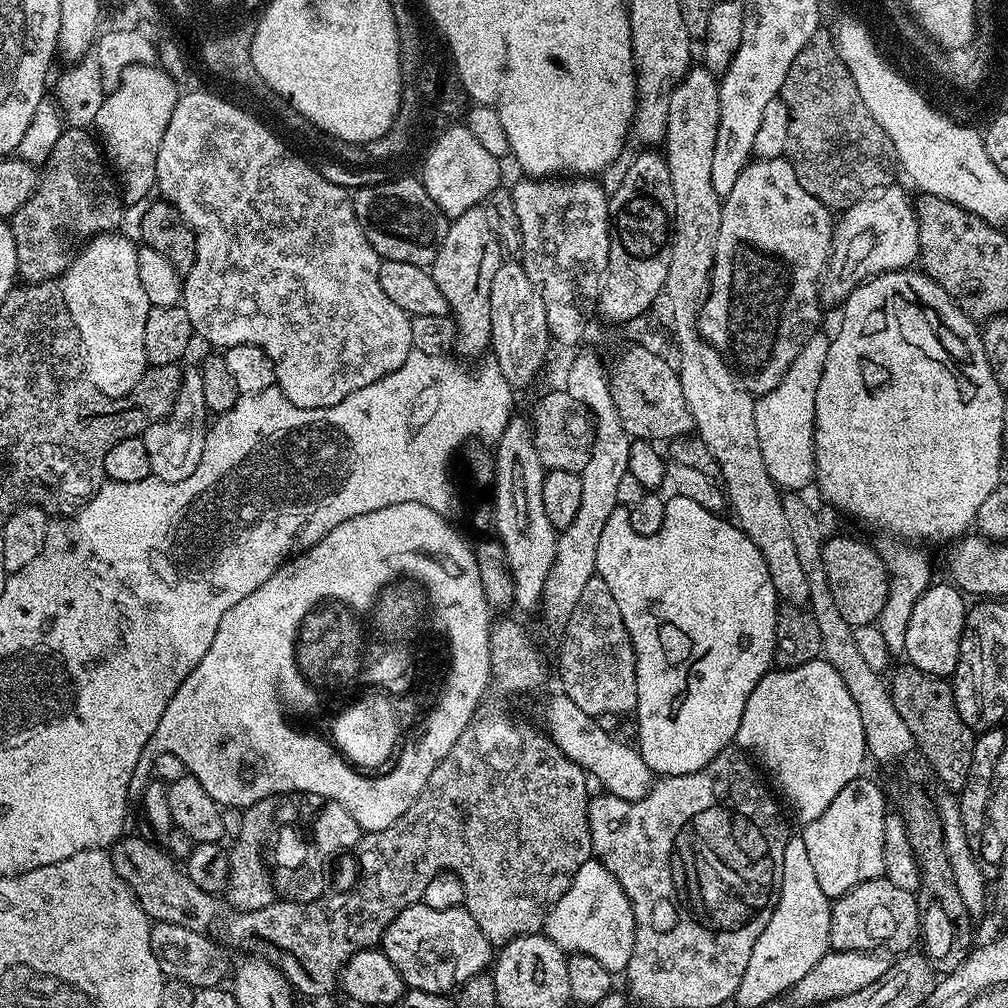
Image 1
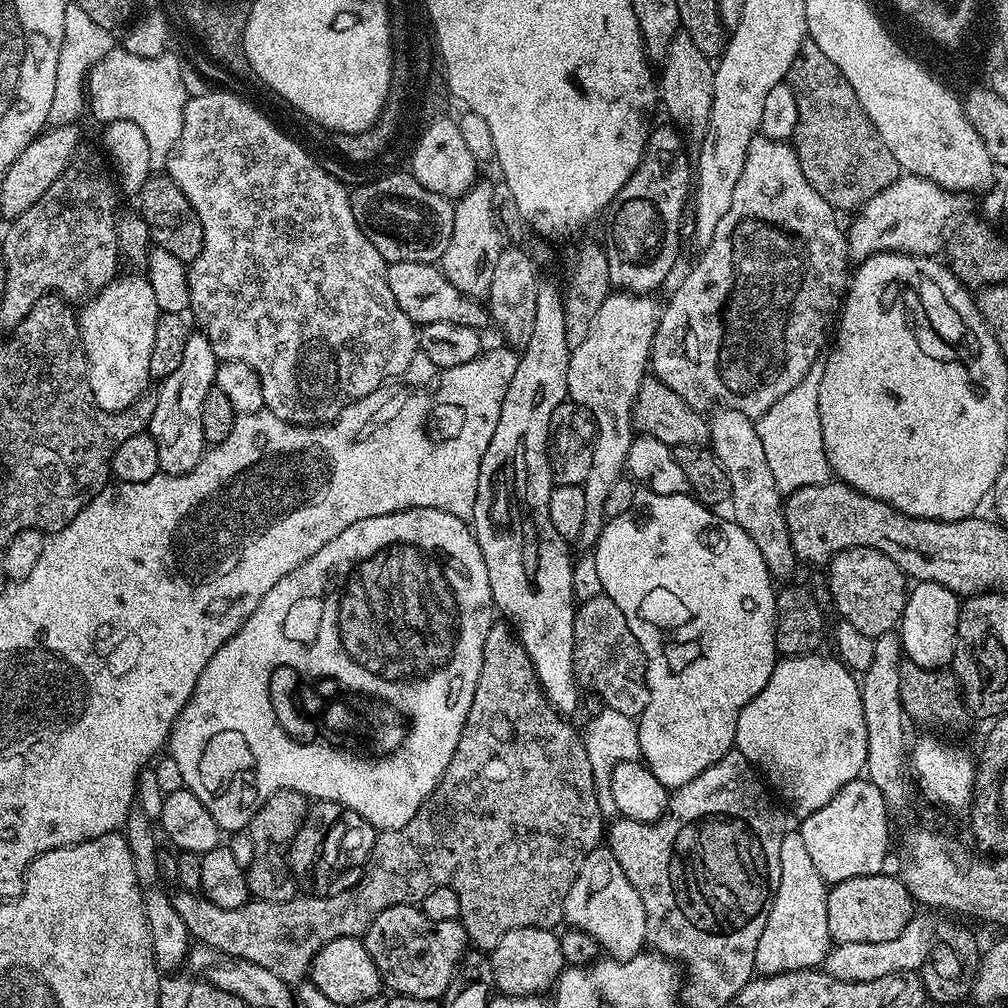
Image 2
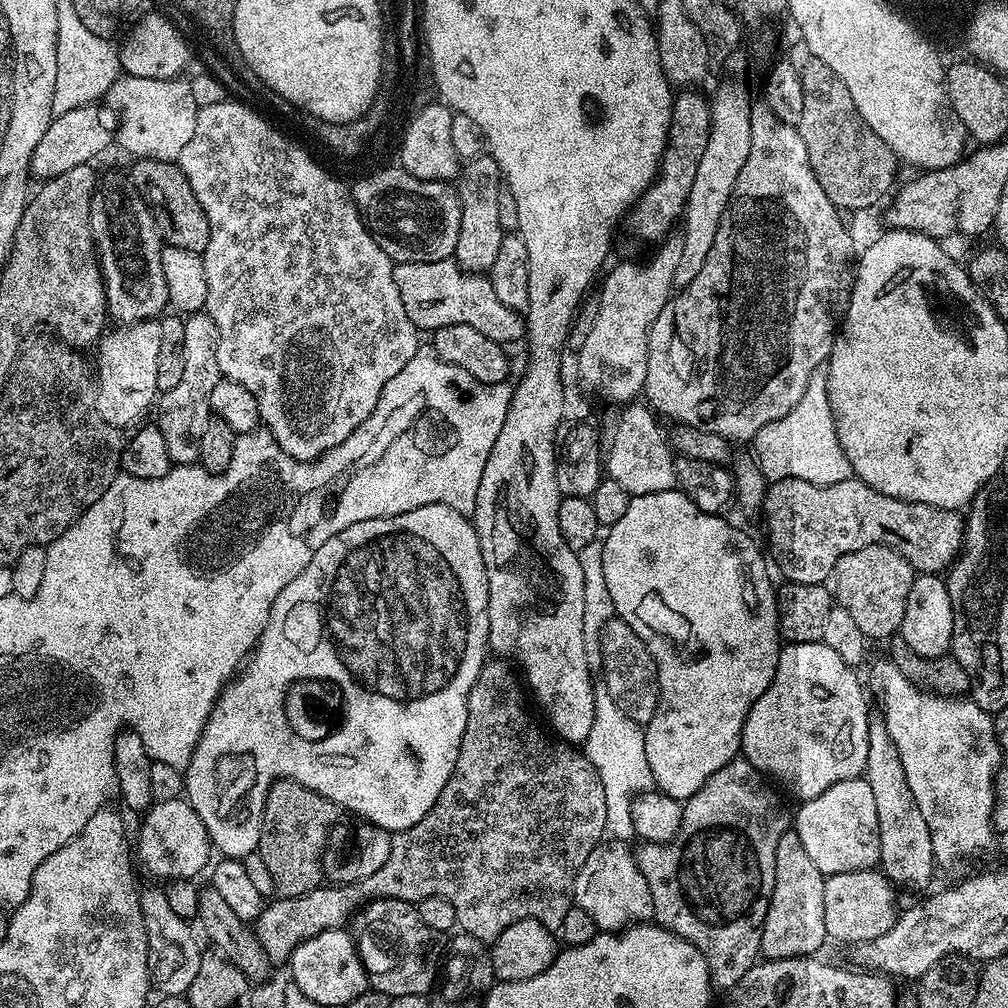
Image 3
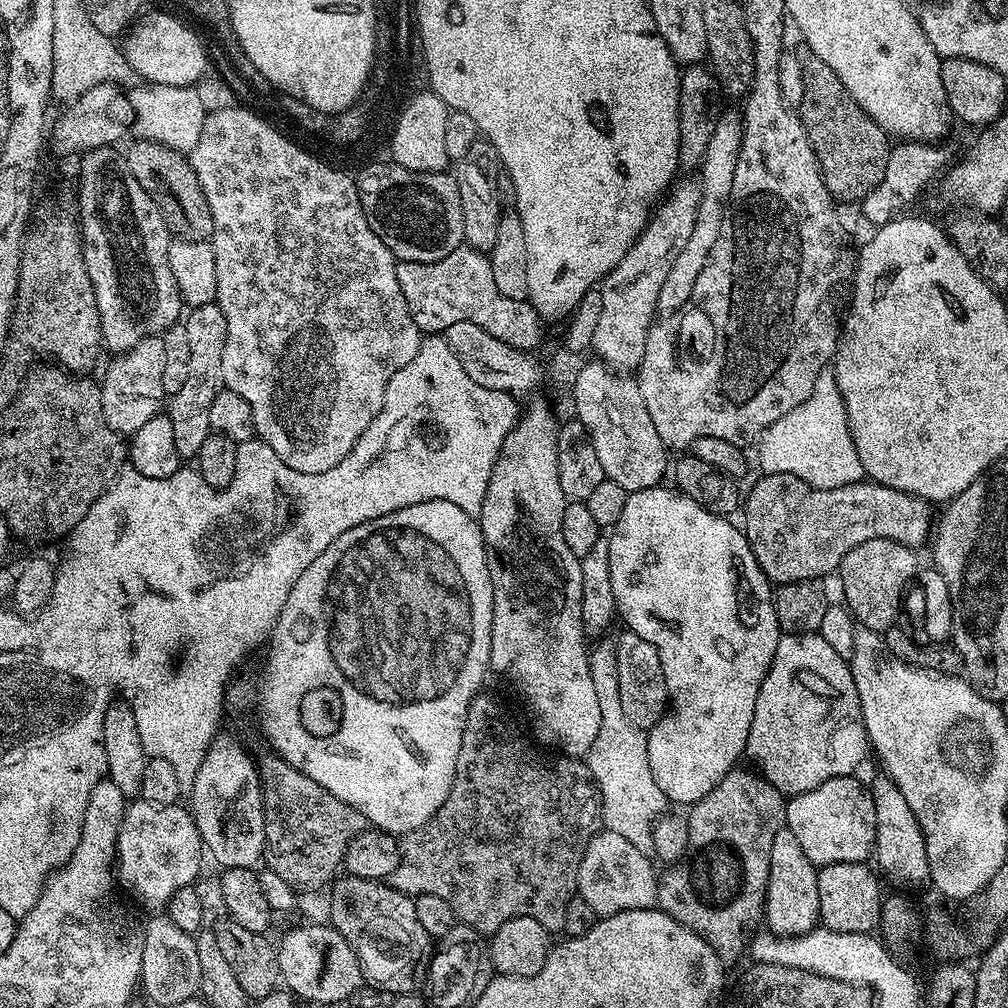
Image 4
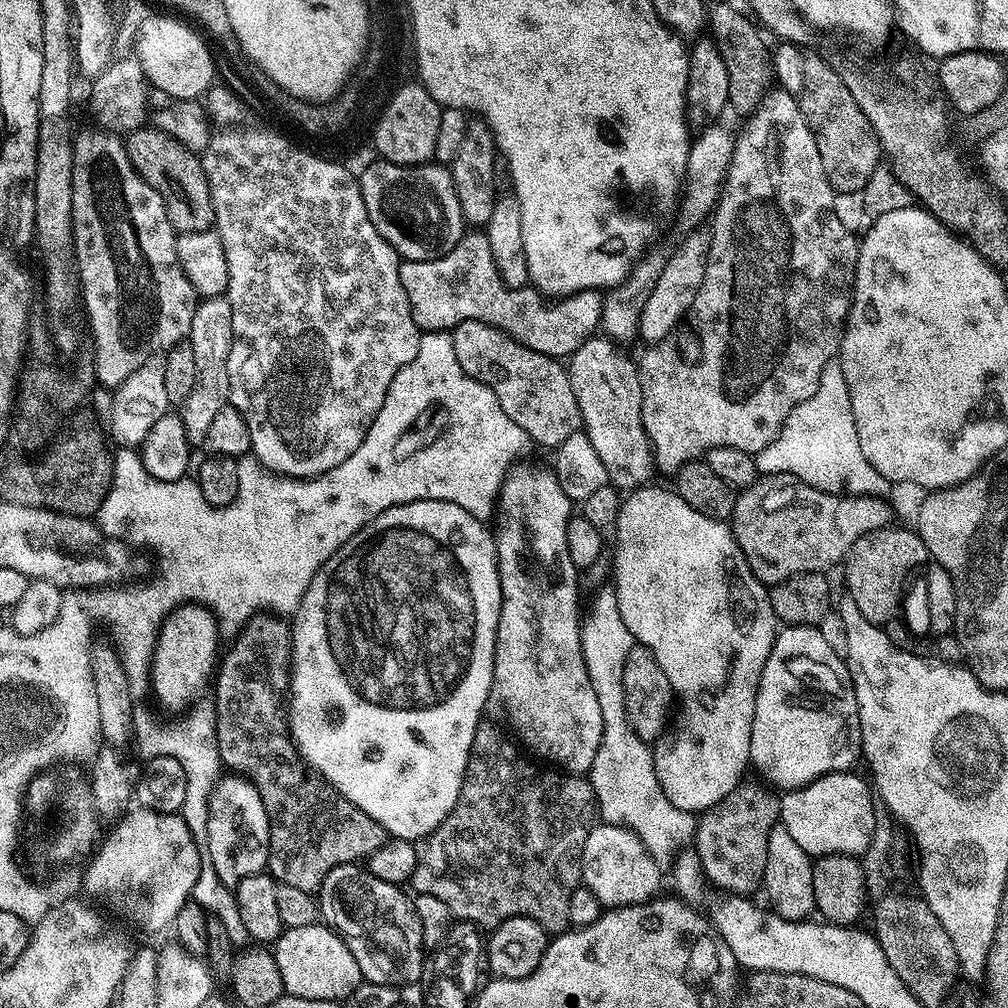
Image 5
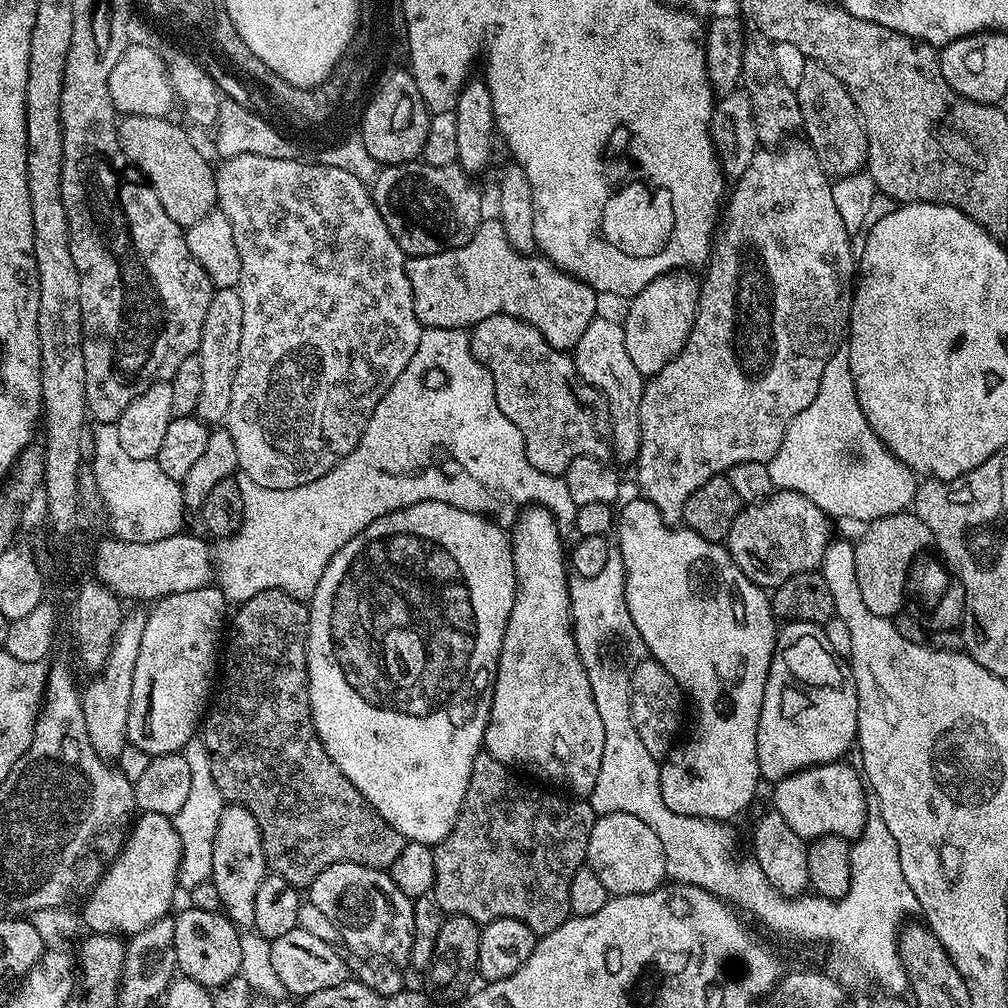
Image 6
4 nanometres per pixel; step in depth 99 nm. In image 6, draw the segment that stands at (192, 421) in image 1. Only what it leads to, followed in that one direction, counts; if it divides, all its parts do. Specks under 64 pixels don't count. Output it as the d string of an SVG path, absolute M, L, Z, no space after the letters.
M217 288L212 293L210 310L206 310L206 322L202 322L202 338L198 353L202 362L202 395L198 398L198 406L194 413L209 426L227 421L241 346L242 298L236 288Z

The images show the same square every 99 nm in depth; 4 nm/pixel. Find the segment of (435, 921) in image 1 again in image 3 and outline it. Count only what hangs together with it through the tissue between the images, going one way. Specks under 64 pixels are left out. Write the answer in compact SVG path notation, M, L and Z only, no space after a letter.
M394 898L370 900L359 909L355 924L356 950L360 953L371 987L390 997L402 994L428 996L431 988L433 991L437 987L446 948L440 945L441 933L430 930L430 926L418 918L413 905Z

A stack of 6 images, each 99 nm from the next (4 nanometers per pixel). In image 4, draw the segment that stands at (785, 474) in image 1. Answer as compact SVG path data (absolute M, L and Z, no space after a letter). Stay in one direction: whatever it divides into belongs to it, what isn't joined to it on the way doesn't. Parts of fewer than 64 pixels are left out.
M835 367L821 370L814 382L814 390L810 390L810 398L771 424L761 434L754 451L760 459L761 473L794 474L794 478L802 478L815 488L850 486L865 479L864 467L850 434L846 406L838 390Z

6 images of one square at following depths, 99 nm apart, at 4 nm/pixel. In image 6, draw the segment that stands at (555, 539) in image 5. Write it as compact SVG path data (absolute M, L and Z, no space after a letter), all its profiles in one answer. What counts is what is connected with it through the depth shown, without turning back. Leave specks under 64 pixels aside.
M541 506L526 508L511 529L516 597L506 622L506 634L502 638L496 681L492 687L492 709L488 711L482 748L498 758L498 762L516 770L525 768L533 772L537 781L549 780L552 783L549 785L569 788L564 790L577 797L588 798L594 790L594 782L598 782L598 770L602 770L606 733L602 730L598 706L594 706L590 678L586 678L586 670L582 666L582 658L578 658L578 646L574 642L568 593L570 568L566 563L566 544L564 548L560 536L562 530L556 525L551 512Z

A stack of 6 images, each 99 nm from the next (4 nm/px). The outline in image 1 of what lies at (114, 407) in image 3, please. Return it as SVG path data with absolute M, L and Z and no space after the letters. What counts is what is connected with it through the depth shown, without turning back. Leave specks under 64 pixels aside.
M105 234L92 237L73 255L72 261L58 280L71 327L76 327L76 332L80 335L80 344L84 347L84 364L88 367L86 379L102 394L117 398L132 392L143 381L144 373L149 367L144 339L146 314L153 307L146 298L146 290L142 290L142 281L138 279L137 245L131 244L126 237L120 235Z

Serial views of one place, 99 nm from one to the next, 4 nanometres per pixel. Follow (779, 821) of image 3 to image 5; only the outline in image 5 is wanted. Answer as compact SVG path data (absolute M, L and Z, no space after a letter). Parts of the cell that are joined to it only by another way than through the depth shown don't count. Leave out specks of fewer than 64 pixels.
M742 782L729 796L722 798L722 802L703 813L694 837L694 847L712 884L741 894L752 894L763 885L766 842L770 842L770 830L780 819L780 796L763 783L748 783Z

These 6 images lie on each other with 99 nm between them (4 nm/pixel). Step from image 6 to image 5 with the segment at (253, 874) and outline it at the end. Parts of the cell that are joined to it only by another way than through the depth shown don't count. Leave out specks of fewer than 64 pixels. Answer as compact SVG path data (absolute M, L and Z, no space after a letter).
M239 774L225 775L217 780L209 804L211 808L206 851L210 854L210 862L214 862L214 870L220 881L229 886L237 886L242 878L250 878L250 874L265 871L268 867L268 819L256 787Z

